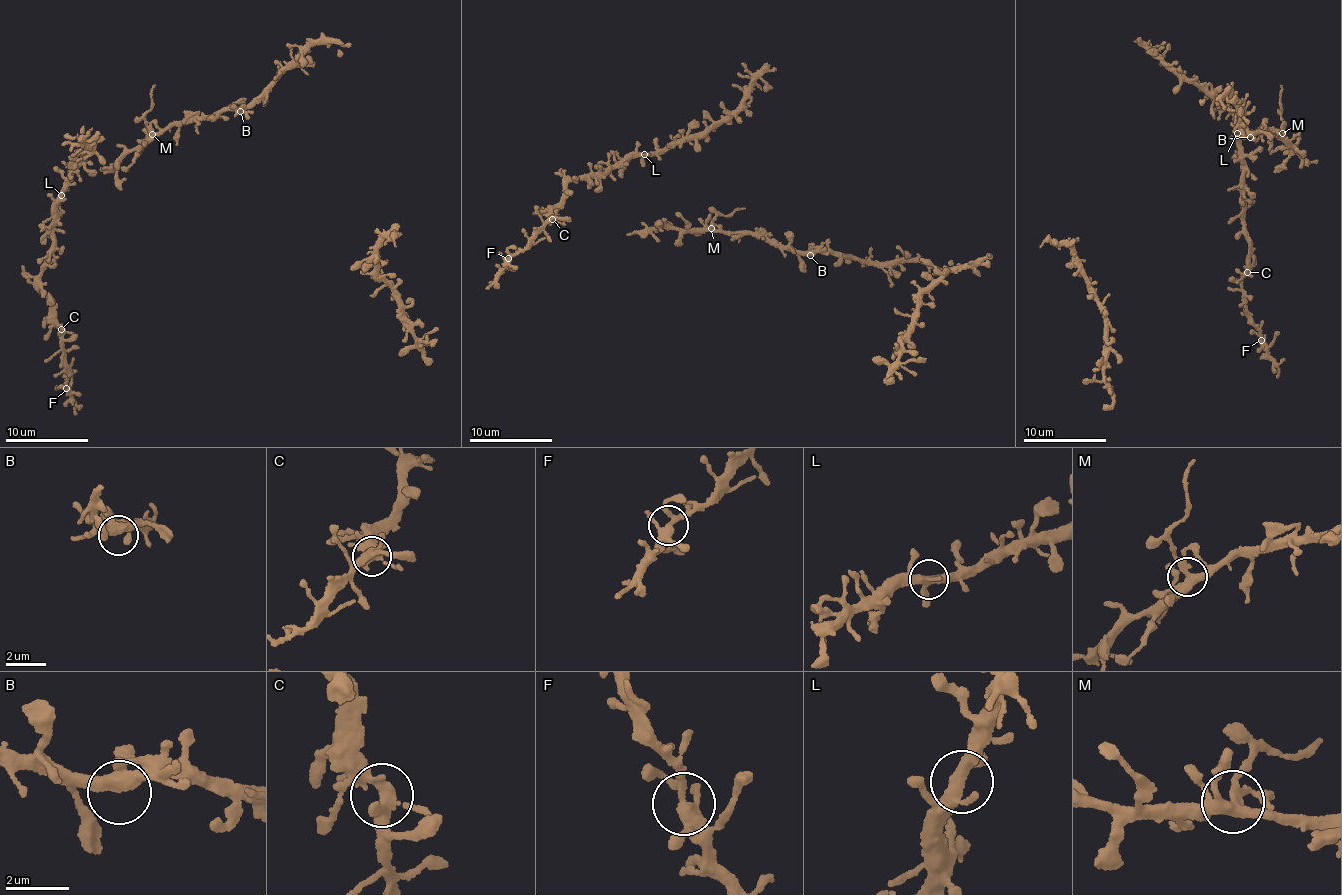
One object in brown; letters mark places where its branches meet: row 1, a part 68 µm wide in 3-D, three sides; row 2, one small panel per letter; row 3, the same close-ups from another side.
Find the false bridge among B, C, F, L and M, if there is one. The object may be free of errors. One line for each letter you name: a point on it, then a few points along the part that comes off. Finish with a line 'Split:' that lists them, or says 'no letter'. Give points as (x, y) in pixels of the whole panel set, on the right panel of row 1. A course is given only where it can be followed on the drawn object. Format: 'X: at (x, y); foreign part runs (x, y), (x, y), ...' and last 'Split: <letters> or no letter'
Split: no letter

